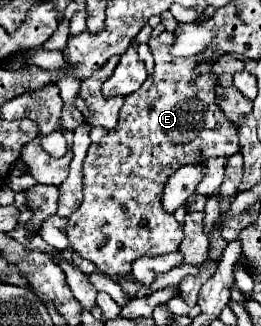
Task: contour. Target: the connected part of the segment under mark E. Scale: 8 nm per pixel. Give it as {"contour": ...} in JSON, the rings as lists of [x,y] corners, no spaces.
{"contour":[[[162,32],[158,38],[150,38],[148,46],[154,54],[156,68],[154,74],[134,94],[126,96],[126,102],[120,110],[120,120],[114,130],[110,130],[98,144],[90,144],[86,160],[82,164],[84,176],[84,200],[80,208],[68,218],[66,234],[72,248],[94,262],[96,268],[106,276],[128,276],[132,260],[140,256],[158,256],[174,252],[180,244],[182,226],[174,216],[166,214],[160,204],[162,184],[176,168],[186,164],[198,164],[208,160],[208,156],[236,154],[238,152],[238,134],[228,118],[222,116],[222,110],[216,106],[214,88],[218,84],[212,72],[196,76],[194,68],[198,66],[196,58],[174,58],[170,54],[174,34]]]}

